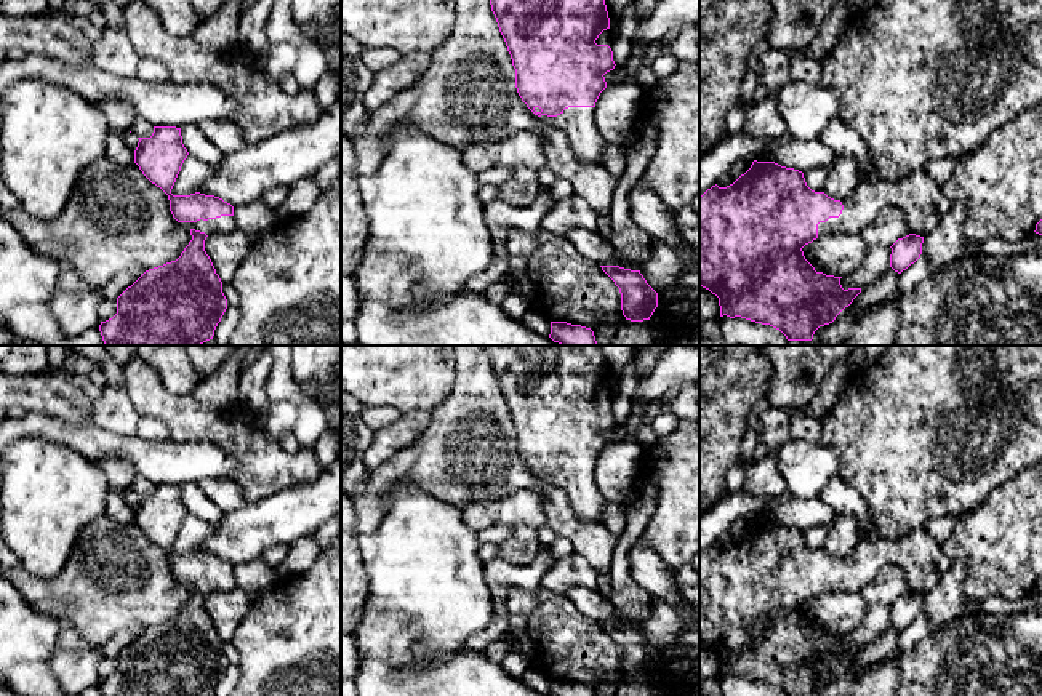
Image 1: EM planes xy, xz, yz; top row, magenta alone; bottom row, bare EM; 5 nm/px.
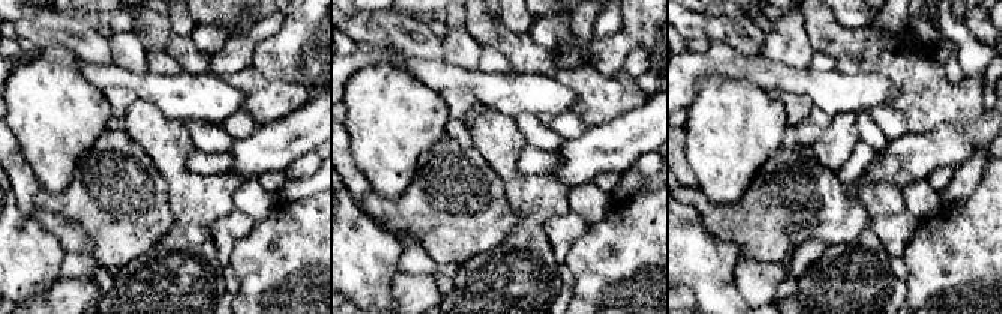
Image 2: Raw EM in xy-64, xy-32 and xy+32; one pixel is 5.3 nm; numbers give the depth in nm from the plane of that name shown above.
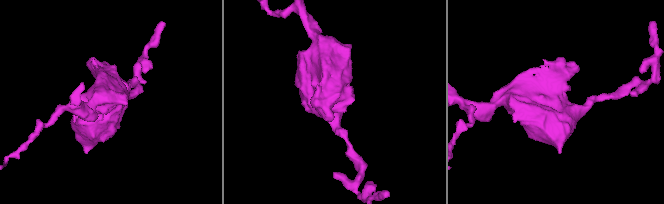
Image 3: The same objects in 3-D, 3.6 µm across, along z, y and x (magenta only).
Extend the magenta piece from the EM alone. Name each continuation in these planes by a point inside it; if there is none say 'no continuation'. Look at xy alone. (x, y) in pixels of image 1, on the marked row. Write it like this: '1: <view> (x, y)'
1: xy (224, 224)

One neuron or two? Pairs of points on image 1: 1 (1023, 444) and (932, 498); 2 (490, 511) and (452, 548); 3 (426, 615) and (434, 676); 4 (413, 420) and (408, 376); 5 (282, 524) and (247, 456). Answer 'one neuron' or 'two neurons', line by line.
1: one neuron
2: two neurons
3: two neurons
4: two neurons
5: two neurons

